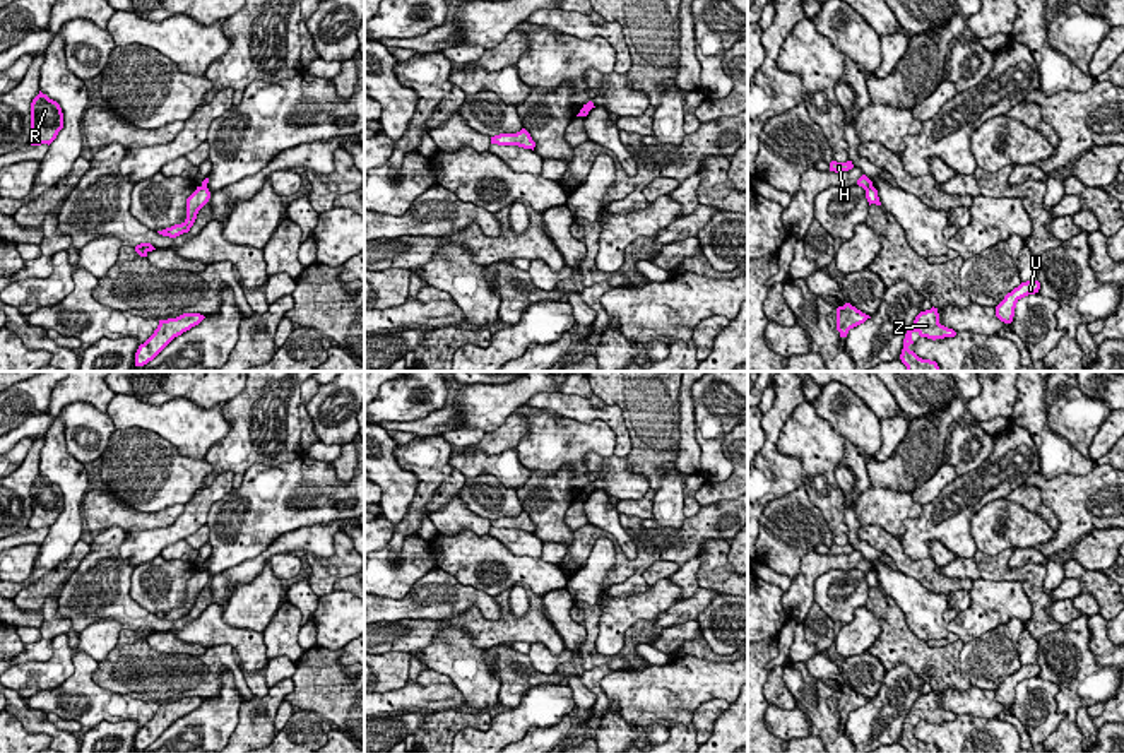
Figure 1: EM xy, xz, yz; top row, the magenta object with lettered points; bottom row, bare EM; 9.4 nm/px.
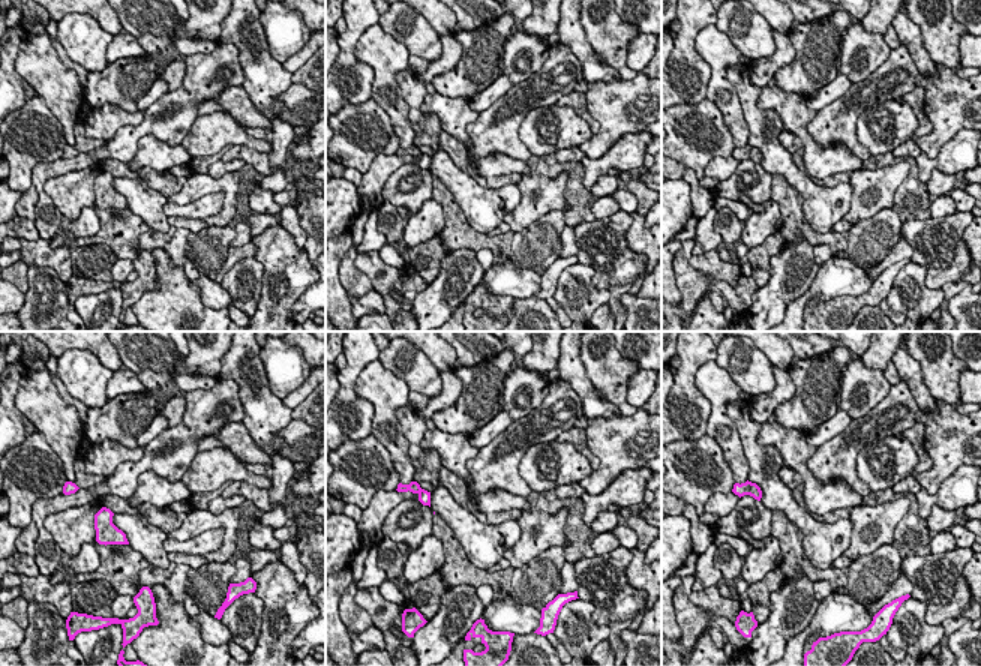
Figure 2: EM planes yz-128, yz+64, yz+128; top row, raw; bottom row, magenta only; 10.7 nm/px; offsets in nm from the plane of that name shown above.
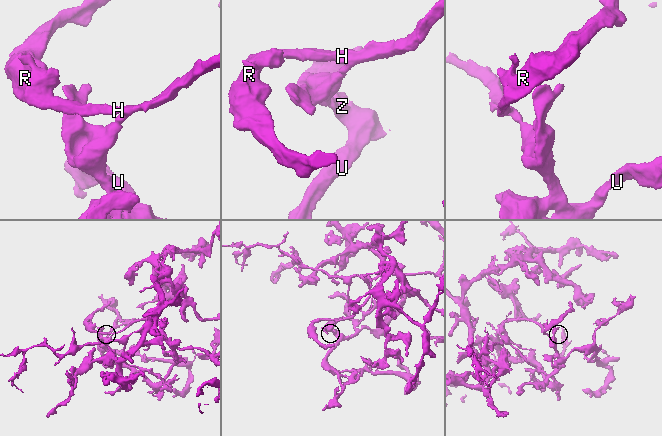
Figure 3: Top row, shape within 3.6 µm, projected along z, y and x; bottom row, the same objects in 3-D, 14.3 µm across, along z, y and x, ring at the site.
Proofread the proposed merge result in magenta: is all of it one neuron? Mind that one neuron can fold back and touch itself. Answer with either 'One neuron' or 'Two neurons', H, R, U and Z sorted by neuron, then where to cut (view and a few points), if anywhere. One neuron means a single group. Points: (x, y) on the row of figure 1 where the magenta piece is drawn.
Two neurons. Groups: H R / U Z. Split along xz (584, 106), (589, 110)

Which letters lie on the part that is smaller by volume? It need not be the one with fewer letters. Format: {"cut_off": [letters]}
{"cut_off": ["H", "R"]}

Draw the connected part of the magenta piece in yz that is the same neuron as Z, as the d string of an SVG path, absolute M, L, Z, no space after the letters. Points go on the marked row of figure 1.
M932 306L931 310L920 311L905 334L900 359L907 366L907 371L939 371L936 361L922 359L914 351L908 349L908 346L914 344L912 341L914 332L917 332L920 337L927 337L932 341L955 337L956 332L939 323L938 308Z

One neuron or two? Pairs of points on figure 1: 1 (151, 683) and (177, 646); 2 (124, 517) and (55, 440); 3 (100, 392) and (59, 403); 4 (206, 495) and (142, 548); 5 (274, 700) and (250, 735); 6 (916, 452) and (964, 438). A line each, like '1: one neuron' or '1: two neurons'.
1: two neurons
2: two neurons
3: one neuron
4: one neuron
5: one neuron
6: two neurons

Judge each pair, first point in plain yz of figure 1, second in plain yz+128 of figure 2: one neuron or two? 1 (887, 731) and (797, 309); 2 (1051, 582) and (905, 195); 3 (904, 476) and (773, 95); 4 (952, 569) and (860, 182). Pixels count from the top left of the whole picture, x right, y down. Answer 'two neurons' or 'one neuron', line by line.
1: two neurons
2: two neurons
3: two neurons
4: two neurons

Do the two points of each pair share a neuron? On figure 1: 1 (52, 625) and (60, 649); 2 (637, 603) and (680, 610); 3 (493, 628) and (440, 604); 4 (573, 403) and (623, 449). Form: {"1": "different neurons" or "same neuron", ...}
{"1": "different neurons", "2": "different neurons", "3": "different neurons", "4": "same neuron"}

